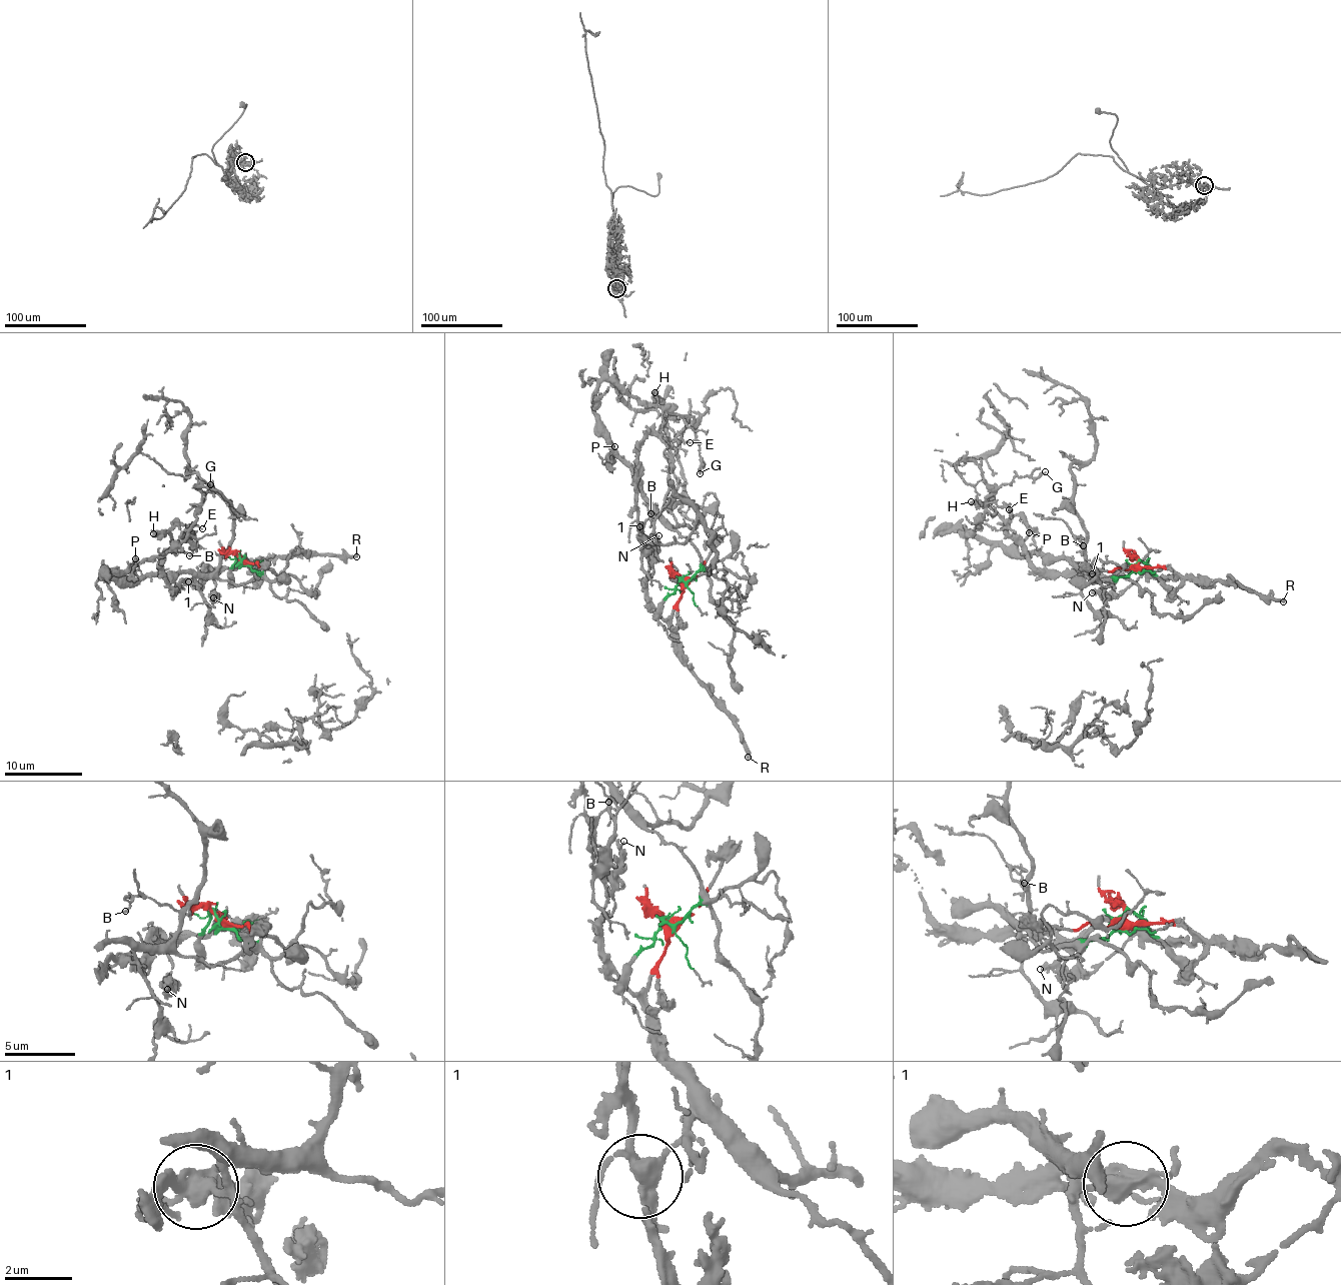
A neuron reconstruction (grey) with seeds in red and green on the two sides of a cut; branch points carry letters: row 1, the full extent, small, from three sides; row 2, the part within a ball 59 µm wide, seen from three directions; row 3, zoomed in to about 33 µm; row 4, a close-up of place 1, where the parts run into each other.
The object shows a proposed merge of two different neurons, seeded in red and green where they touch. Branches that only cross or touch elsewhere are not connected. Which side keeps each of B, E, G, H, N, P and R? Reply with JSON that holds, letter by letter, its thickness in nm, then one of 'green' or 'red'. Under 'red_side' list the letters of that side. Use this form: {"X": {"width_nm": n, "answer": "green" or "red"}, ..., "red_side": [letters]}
{"B": {"width_nm": 90, "answer": "green"}, "E": {"width_nm": 110, "answer": "green"}, "G": {"width_nm": 240, "answer": "green"}, "H": {"width_nm": 200, "answer": "red"}, "N": {"width_nm": 260, "answer": "red"}, "P": {"width_nm": 120, "answer": "green"}, "R": {"width_nm": 320, "answer": "red"}, "red_side": ["H", "N", "R"]}

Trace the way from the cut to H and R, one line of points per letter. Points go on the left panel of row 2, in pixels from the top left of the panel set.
H: (242, 561), (217, 572), (203, 568), (198, 580), (170, 590), (159, 563), (169, 534), (153, 534)
R: (242, 561), (244, 557), (240, 559), (260, 558), (268, 563), (276, 556), (326, 553), (356, 556)

